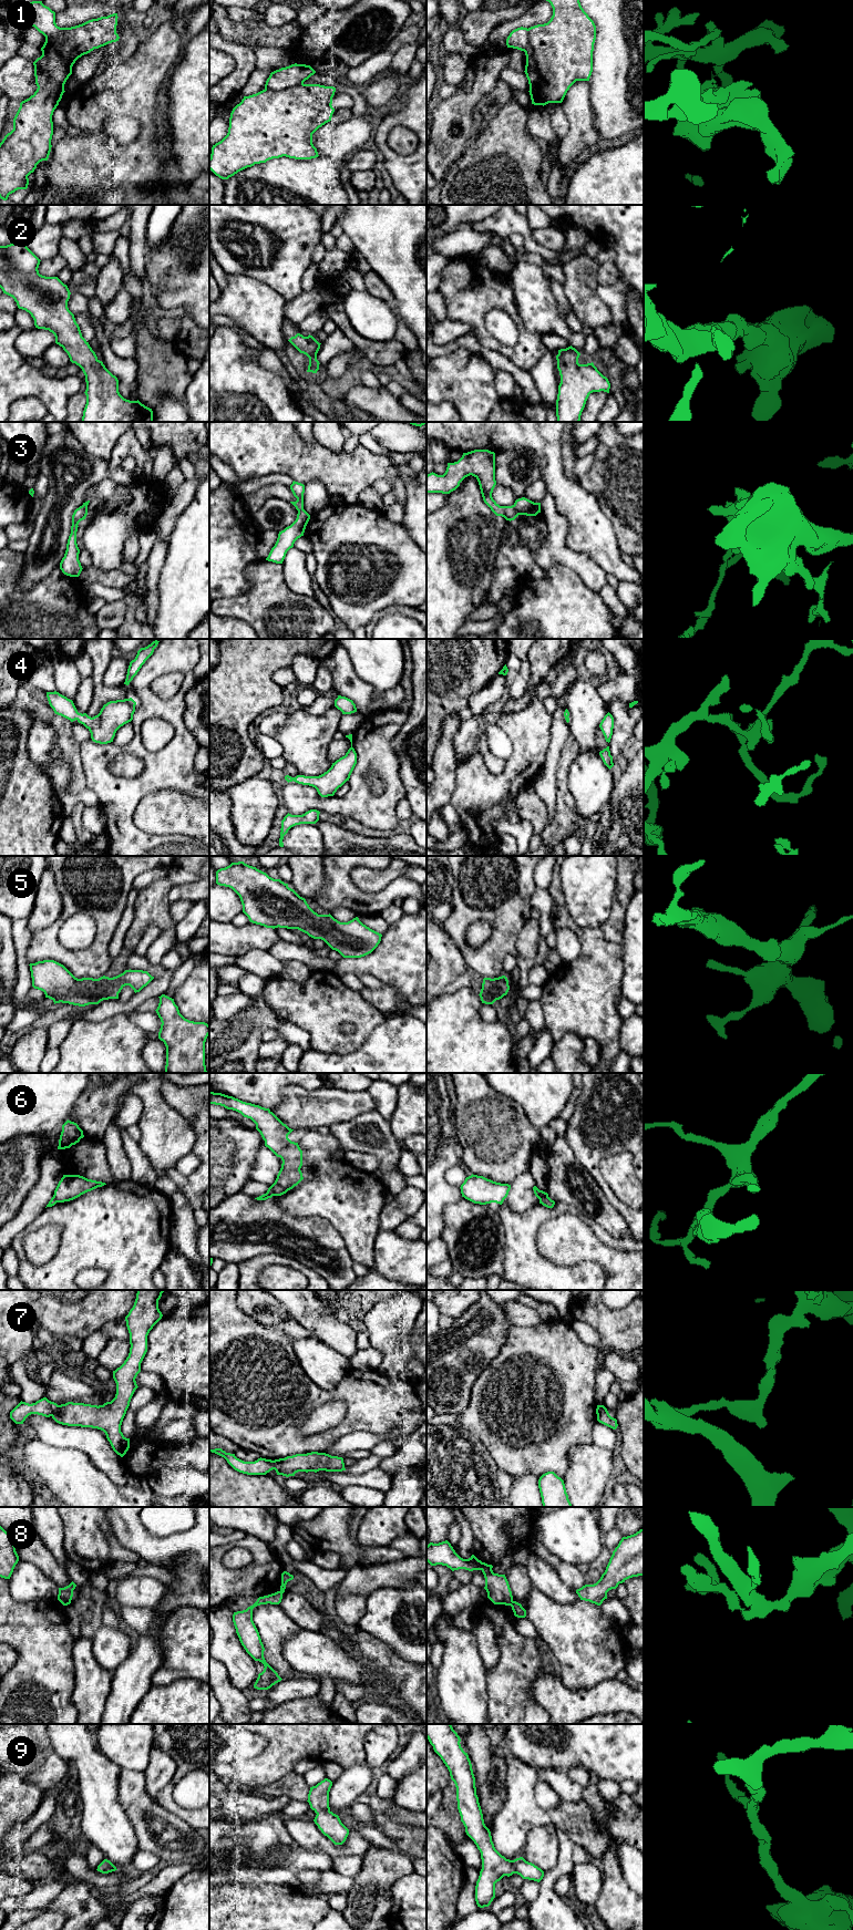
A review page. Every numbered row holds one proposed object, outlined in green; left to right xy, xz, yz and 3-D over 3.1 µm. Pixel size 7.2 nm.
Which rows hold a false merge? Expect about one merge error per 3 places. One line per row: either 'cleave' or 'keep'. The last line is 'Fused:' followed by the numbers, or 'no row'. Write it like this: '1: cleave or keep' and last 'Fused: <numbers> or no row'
1: cleave
2: keep
3: cleave
4: keep
5: keep
6: cleave
7: cleave
8: cleave
9: keep
Fused: 1, 3, 6, 7, 8

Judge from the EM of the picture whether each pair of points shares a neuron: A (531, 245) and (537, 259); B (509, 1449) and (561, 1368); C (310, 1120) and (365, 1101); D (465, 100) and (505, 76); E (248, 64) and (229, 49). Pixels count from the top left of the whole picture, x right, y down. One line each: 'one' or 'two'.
A: two
B: one
C: one
D: two
E: one

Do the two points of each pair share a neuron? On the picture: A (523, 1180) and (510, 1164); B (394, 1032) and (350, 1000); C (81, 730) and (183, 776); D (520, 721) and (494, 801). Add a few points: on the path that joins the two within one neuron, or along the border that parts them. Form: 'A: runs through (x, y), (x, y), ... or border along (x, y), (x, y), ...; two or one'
A: border along (528, 1169), (520, 1173), (510, 1184); two
B: border along (388, 1018), (379, 1023), (363, 1042); two
C: border along (90, 736), (80, 745); two
D: runs through (521, 741), (521, 770), (511, 781); one

